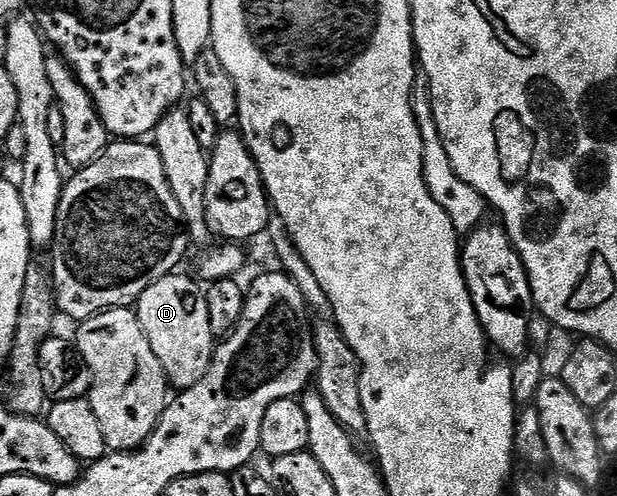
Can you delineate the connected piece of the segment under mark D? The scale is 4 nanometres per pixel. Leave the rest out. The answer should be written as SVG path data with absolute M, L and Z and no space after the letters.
M173 272L162 279L158 279L144 294L140 296L136 305L138 320L144 330L148 342L152 346L152 354L160 358L160 366L166 372L166 379L175 389L185 390L196 386L204 378L204 374L210 368L214 357L216 341L209 325L208 302L203 285L197 280L188 276Z

